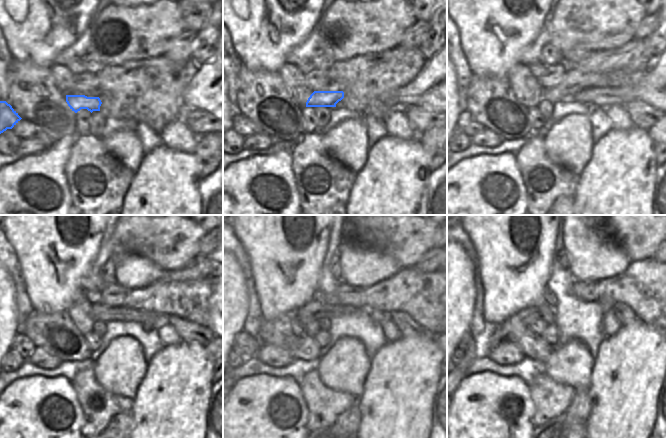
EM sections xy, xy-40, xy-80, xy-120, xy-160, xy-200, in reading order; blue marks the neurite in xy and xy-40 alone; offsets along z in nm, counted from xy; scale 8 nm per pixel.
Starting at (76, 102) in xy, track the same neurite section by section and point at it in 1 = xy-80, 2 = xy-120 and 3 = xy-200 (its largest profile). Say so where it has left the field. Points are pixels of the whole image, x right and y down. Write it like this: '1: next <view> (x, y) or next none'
1: next xy-80 (576, 81)
2: next xy-120 (189, 300)
3: next xy-200 (649, 288)

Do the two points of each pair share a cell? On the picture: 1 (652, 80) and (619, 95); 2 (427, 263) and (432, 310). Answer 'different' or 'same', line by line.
1: same
2: different

